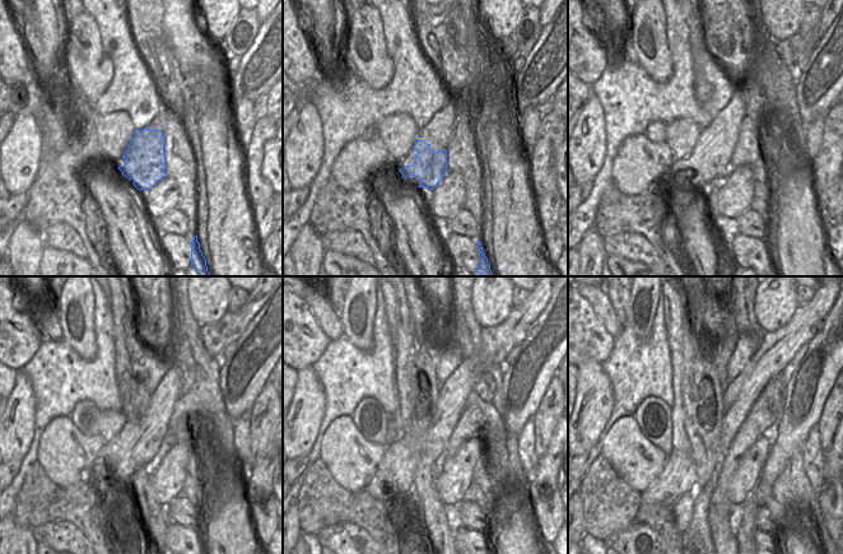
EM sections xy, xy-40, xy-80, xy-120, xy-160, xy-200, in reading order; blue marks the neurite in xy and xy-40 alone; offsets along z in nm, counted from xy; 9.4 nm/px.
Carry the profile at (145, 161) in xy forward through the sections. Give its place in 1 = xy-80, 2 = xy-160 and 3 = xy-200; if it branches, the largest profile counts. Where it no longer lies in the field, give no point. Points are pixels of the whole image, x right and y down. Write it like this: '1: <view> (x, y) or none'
1: xy-80 (715, 168)
2: xy-160 (427, 450)
3: xy-200 (725, 445)

